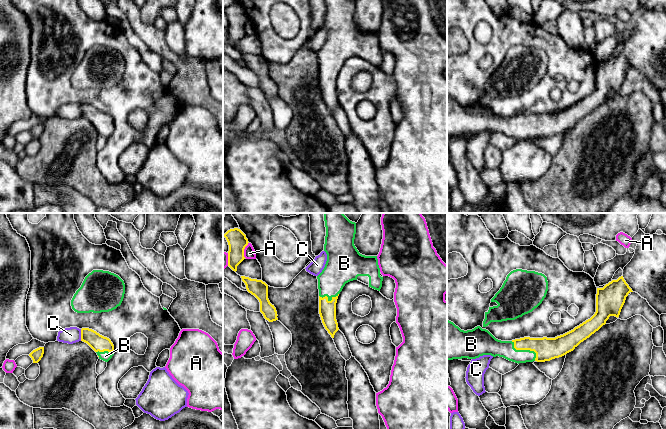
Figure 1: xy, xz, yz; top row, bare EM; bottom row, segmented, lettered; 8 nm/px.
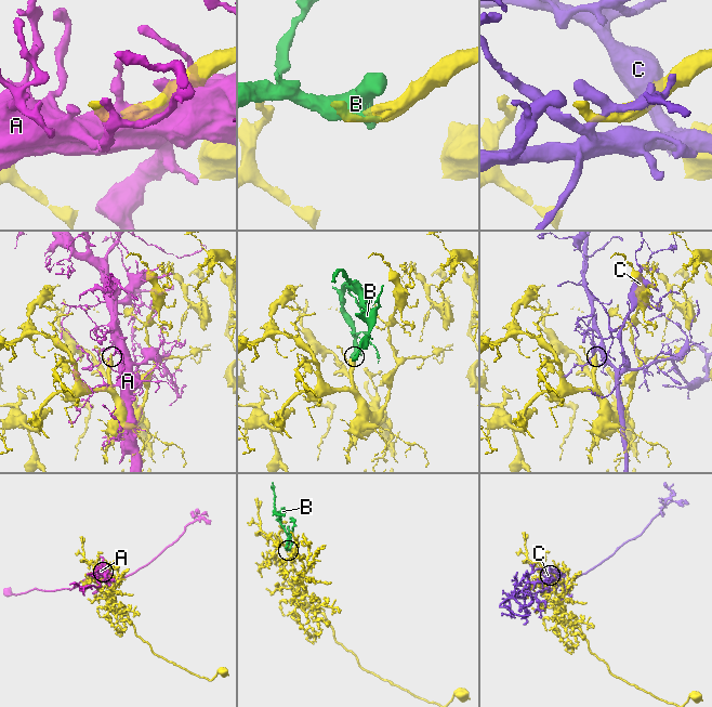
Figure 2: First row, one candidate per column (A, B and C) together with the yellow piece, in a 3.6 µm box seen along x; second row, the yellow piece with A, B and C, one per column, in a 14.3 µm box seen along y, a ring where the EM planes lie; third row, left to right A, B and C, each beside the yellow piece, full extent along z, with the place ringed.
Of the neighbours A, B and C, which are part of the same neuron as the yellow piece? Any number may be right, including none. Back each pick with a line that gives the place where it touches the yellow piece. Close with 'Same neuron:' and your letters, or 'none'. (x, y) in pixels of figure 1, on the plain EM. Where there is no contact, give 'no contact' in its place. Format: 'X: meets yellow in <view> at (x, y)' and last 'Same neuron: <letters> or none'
B: meets yellow in yz at (525, 125)
Same neuron: B

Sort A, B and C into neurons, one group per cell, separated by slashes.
A / B / C

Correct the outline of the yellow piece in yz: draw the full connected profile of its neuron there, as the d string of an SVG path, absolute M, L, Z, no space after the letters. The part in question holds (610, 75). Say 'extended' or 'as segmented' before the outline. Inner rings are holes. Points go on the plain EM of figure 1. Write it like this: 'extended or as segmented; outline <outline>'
extended; outline M623 52L612 56L603 64L597 64L595 90L573 106L555 114L524 113L501 117L480 102L464 107L447 96L447 136L476 135L491 131L519 140L562 133L598 107L610 92L618 94L630 68L633 67Z

